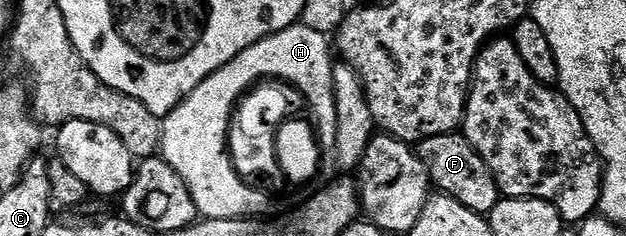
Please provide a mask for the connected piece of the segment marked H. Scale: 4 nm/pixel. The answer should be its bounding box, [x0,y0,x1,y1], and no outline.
[159,25,337,219]

